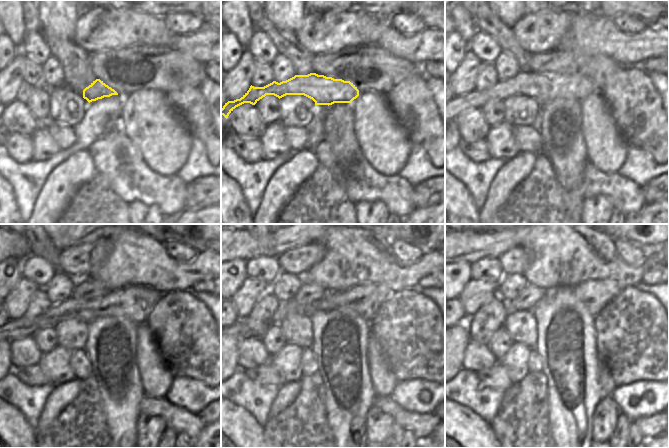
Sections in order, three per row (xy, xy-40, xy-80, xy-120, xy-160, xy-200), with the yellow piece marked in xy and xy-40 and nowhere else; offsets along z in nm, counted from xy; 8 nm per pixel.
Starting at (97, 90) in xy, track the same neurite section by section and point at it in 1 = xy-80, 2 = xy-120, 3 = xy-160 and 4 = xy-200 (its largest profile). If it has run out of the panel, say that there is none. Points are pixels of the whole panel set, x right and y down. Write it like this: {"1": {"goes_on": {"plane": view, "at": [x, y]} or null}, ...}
{"1": {"goes_on": {"plane": "xy-80", "at": [544, 87]}}, "2": {"goes_on": {"plane": "xy-120", "at": [135, 303]}}, "3": {"goes_on": {"plane": "xy-160", "at": [365, 300]}}, "4": {"goes_on": {"plane": "xy-200", "at": [594, 295]}}}

